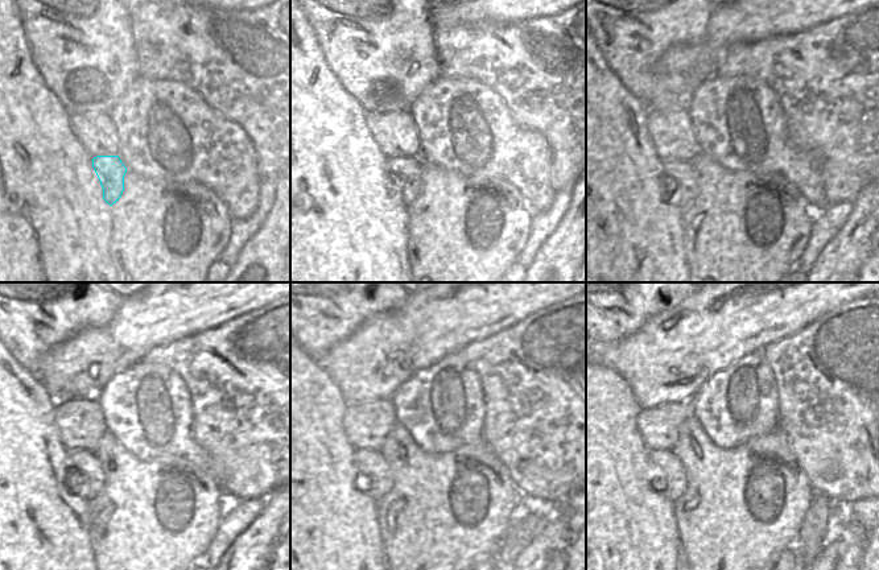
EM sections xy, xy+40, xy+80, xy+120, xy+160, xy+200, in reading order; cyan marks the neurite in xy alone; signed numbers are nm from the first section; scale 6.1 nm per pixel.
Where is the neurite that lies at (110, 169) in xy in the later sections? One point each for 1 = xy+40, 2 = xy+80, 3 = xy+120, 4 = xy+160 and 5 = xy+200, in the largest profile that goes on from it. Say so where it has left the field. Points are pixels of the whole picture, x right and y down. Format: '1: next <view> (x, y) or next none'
1: next xy+40 (404, 170)
2: next xy+80 (681, 172)
3: next xy+120 (83, 462)
4: next xy+160 (371, 462)
5: next xy+200 (664, 459)

